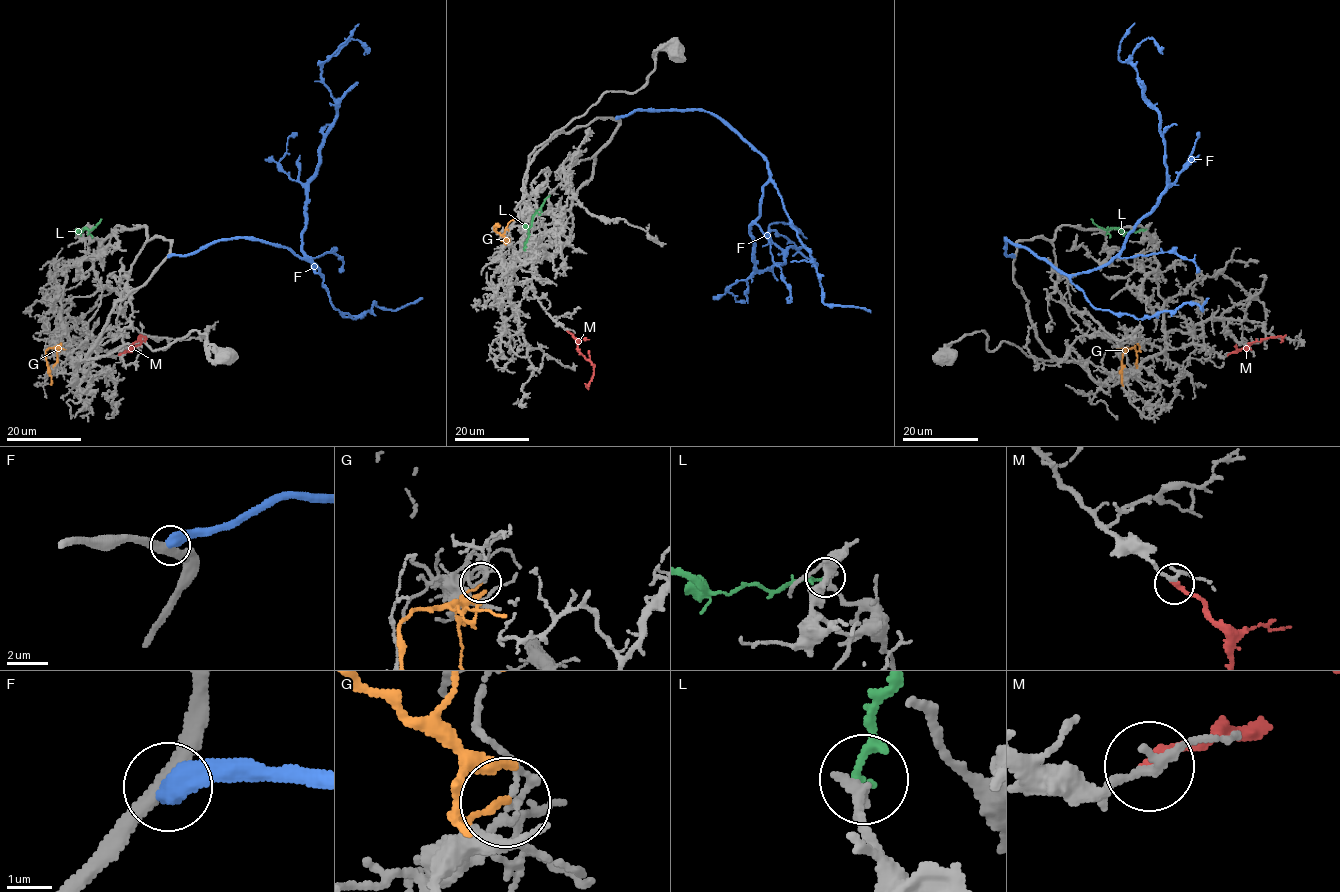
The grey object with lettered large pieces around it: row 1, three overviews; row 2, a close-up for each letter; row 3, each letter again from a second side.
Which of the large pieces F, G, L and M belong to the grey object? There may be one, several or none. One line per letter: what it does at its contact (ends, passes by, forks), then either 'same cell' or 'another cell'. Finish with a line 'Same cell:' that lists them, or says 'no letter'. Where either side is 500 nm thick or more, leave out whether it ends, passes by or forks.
F: another cell
G: it ends | another cell
L: it ends | another cell
M: it ends | same cell
Same cell: M

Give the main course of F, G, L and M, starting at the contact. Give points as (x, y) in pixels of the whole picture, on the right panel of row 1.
F: (1014, 256), (1005, 238), (1067, 274), (1089, 272), (1151, 211), (1165, 145), (1127, 59), (1147, 38), (1162, 54)
G: (1138, 343), (1138, 351), (1128, 348), (1123, 353), (1123, 386)
L: (1145, 229), (1137, 232), (1107, 230), (1091, 219)
M: (1227, 355), (1265, 338), (1280, 337), (1280, 342)

